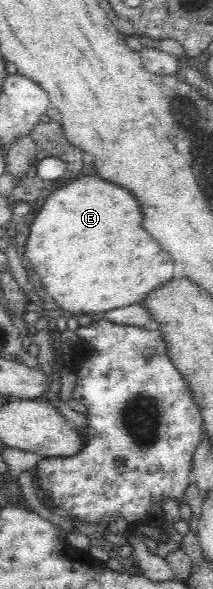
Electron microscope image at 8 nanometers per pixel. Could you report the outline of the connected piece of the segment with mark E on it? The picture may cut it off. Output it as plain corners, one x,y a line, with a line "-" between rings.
82,177
52,192
38,208
26,241
25,255
36,273
37,286
68,315
105,313
144,300
154,289
172,281
175,263
144,229
138,199
124,187
100,177

